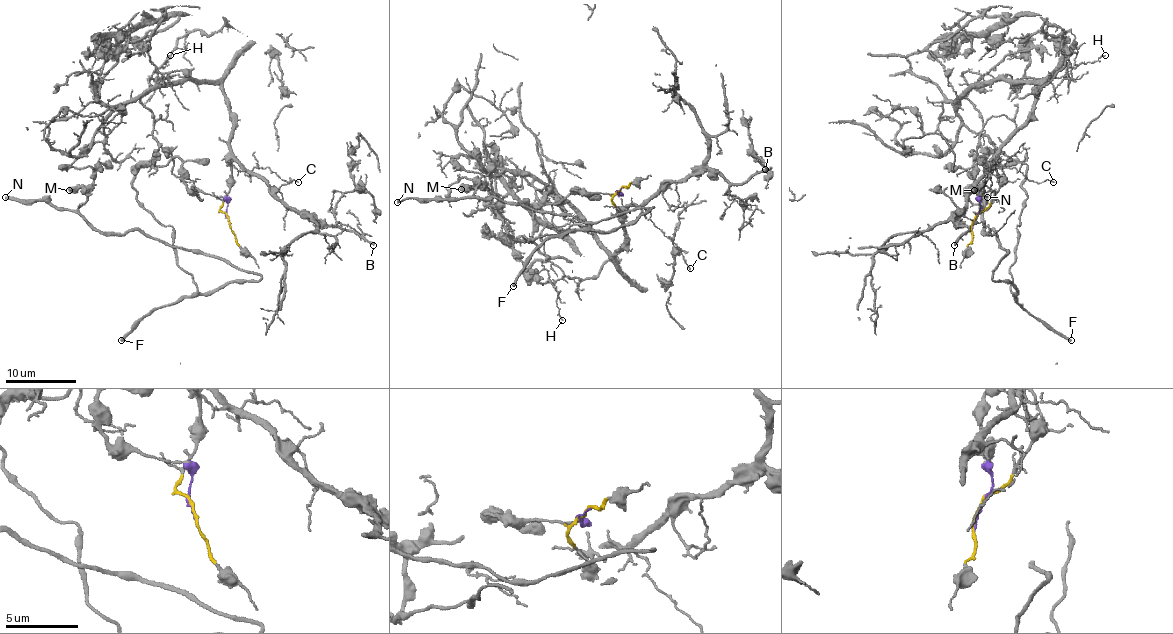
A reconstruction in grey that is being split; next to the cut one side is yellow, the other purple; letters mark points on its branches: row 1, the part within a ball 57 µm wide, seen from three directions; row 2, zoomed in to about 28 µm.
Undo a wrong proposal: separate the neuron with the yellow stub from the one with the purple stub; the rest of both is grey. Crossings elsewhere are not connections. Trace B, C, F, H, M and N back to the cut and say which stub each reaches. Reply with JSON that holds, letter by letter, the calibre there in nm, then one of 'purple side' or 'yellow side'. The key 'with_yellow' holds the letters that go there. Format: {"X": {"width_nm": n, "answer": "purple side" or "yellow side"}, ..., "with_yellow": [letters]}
{"B": {"width_nm": 260, "answer": "yellow side"}, "C": {"width_nm": 120, "answer": "yellow side"}, "F": {"width_nm": 280, "answer": "purple side"}, "H": {"width_nm": 120, "answer": "yellow side"}, "M": {"width_nm": 650, "answer": "purple side"}, "N": {"width_nm": 260, "answer": "purple side"}, "with_yellow": ["B", "C", "H"]}

